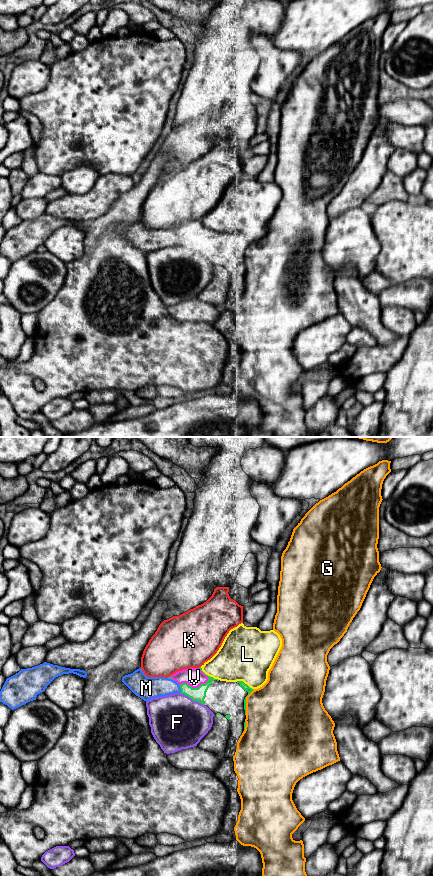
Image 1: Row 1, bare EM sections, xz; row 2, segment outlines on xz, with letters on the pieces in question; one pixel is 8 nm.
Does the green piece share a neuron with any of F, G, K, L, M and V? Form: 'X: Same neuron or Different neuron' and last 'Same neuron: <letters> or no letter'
F: Different neuron
G: Different neuron
K: Different neuron
L: Different neuron
M: Different neuron
V: Different neuron
Same neuron: no letter

